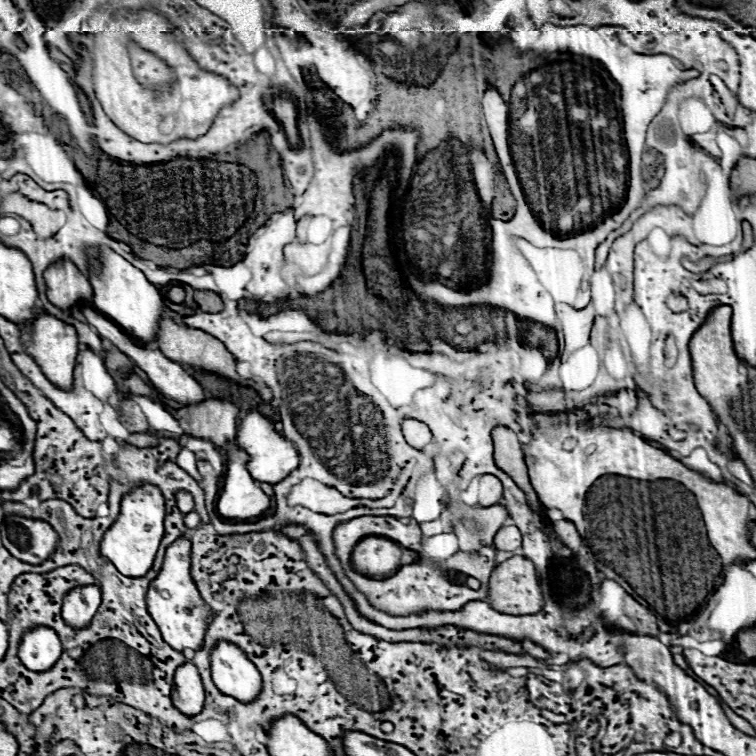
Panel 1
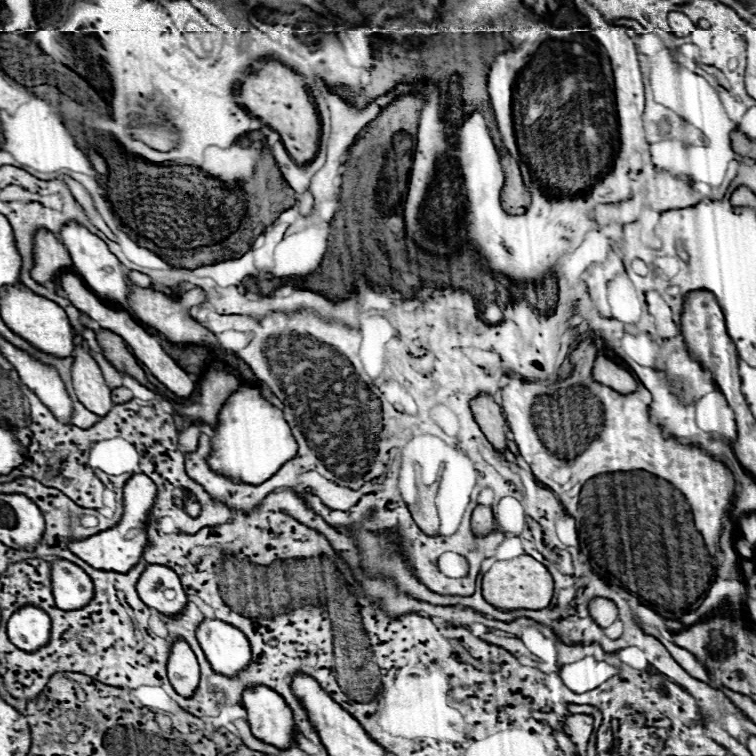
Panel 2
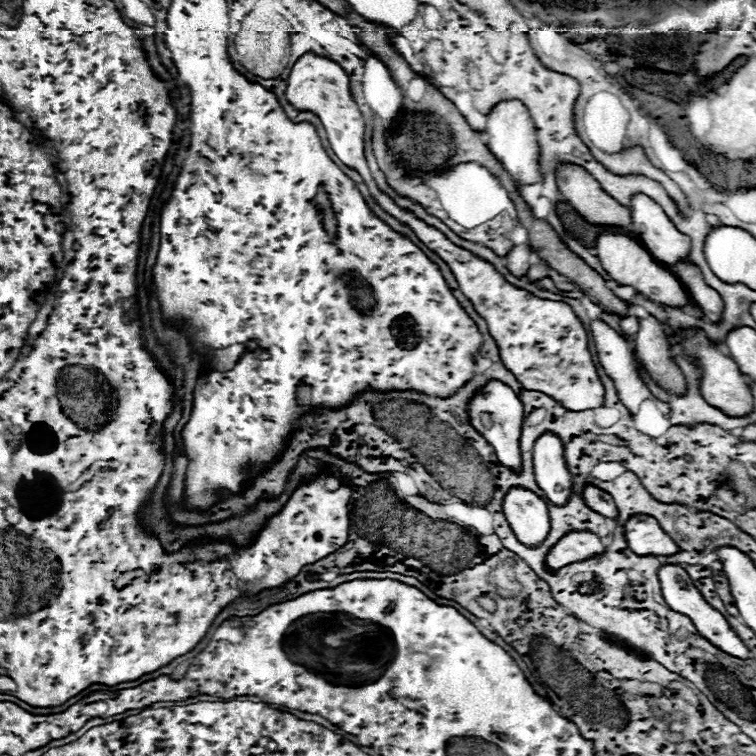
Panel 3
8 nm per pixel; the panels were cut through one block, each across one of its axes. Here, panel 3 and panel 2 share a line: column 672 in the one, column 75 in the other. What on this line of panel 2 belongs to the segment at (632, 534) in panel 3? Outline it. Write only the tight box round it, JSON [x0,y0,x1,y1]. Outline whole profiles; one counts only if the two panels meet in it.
[68,474,156,572]

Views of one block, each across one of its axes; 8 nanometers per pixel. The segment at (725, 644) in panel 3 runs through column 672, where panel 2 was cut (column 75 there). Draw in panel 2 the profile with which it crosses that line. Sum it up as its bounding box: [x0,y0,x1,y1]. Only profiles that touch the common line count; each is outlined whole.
[52,560,94,612]

